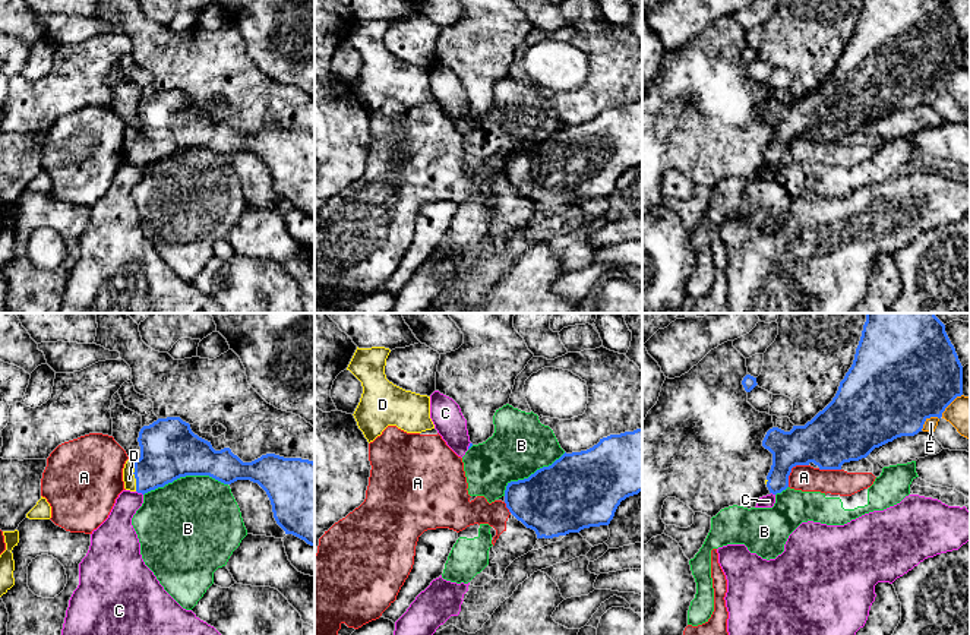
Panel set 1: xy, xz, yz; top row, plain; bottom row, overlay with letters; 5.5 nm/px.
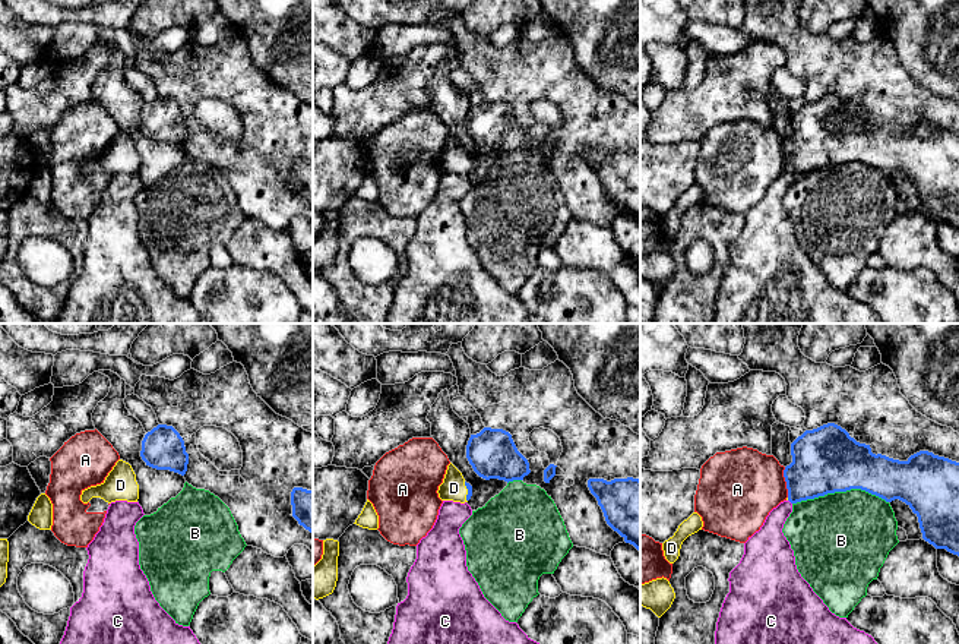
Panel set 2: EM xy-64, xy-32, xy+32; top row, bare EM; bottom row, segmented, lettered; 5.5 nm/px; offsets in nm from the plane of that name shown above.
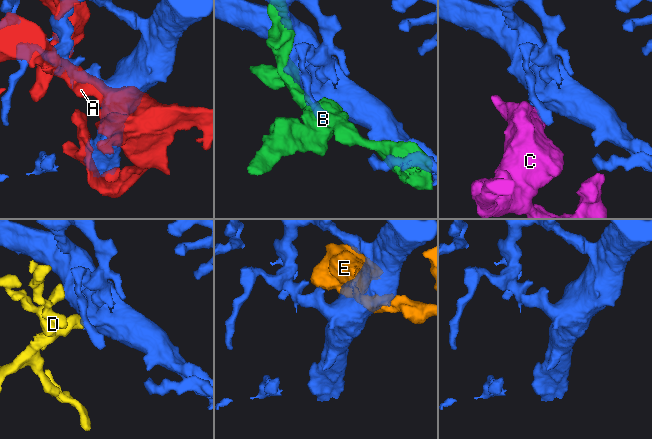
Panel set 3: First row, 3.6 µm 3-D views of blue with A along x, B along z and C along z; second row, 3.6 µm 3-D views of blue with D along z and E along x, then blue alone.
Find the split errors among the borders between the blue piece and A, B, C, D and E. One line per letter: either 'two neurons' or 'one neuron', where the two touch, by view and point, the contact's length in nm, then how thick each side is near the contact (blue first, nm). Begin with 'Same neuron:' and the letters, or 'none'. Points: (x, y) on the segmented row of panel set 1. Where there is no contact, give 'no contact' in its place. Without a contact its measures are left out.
Same neuron: D
A: two neurons; meets blue in yz at (790, 470); contact 170 nm long; 280 nm thick on the blue side, 140 nm on the other
B: two neurons; meets blue in xy at (185, 476); contact 460 nm long; 320 nm thick on the blue side, 480 nm on the other
C: two neurons; meets blue in xy at (139, 492); contact 50 nm long; 280 nm thick on the blue side, 180 nm on the other
D: one neuron; meets blue in xy at (135, 476); contact 170 nm long; 320 nm thick on the blue side, 70 nm on the other
E: two neurons; meets blue in yz at (928, 417); contact 120 nm long; 500 nm thick on the blue side, 70 nm on the other

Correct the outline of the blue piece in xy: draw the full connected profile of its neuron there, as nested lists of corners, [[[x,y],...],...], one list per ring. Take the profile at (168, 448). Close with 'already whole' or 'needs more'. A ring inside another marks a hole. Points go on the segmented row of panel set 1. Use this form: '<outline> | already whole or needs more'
[[[180,417],[158,418],[143,426],[138,437],[140,458],[127,459],[123,468],[124,489],[148,493],[186,476],[209,476],[224,484],[237,480],[257,483],[268,495],[277,524],[307,544],[315,546],[315,462],[301,458],[284,458],[266,454],[252,462],[243,462],[230,448],[215,451],[211,442],[199,437]]] | needs more

